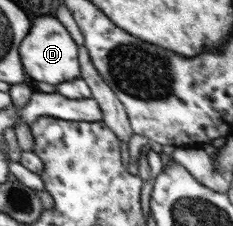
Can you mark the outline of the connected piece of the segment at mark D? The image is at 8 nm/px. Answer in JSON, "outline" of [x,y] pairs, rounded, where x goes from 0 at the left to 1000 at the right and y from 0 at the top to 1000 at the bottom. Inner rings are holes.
{"outline":[[[163,71],[137,88],[137,133],[103,168],[103,204],[86,204],[86,239],[103,239],[103,292],[120,292],[120,327],[137,327],[172,363],[223,367],[236,385],[343,336],[348,283],[335,283],[335,204],[318,195],[292,133],[223,71]]]}

